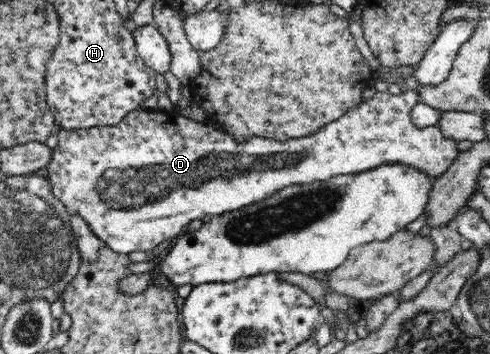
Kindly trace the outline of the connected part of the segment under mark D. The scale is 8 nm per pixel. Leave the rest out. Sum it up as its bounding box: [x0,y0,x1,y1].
[44,87,462,254]

